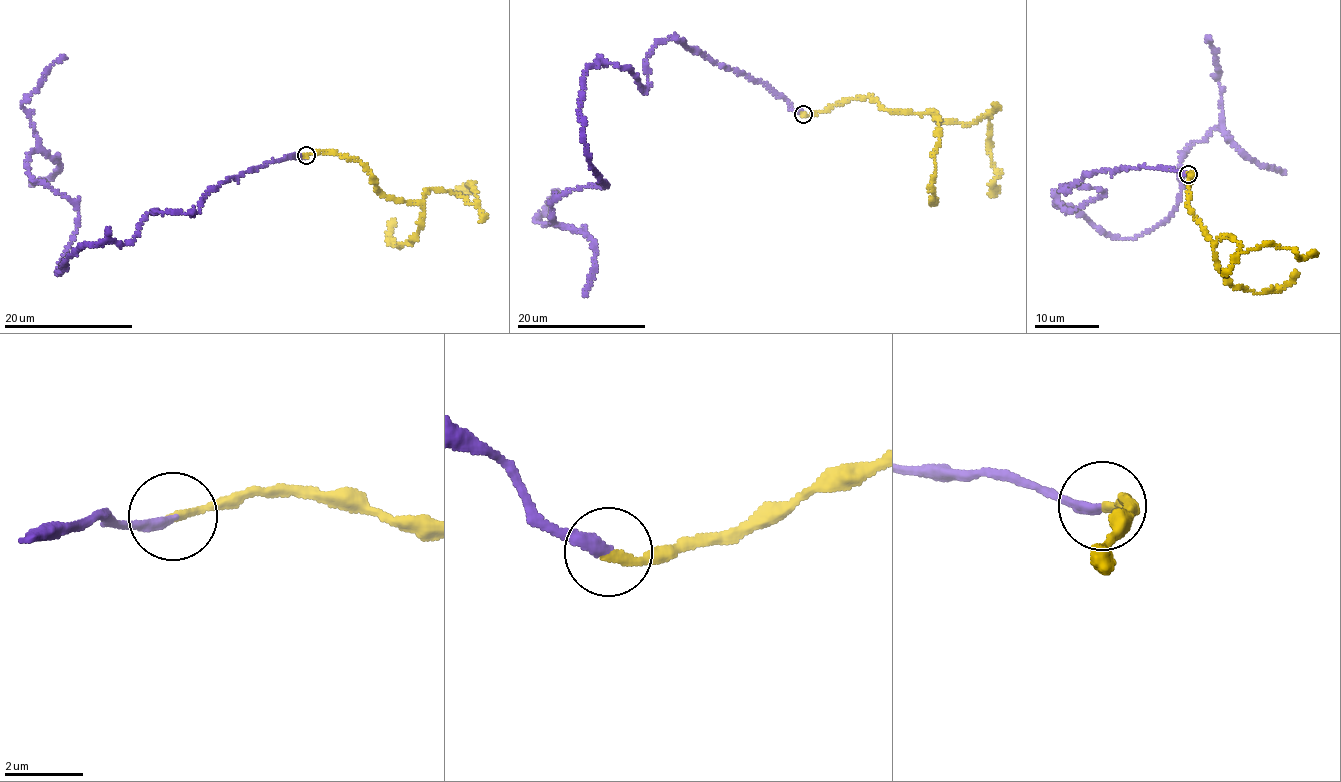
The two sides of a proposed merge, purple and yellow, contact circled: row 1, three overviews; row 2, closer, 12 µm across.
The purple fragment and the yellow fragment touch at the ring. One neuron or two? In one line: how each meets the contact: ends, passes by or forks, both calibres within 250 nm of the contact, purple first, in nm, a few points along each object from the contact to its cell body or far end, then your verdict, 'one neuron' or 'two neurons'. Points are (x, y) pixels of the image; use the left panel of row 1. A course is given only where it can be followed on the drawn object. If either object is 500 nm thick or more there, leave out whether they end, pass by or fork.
purple ends; yellow ends; calibres 280 and 220 nm; course purple (306, 155), (57, 270), (78, 209), (30, 175), (22, 102), (65, 56); course yellow (306, 155), (358, 161), (403, 200), (438, 189), (474, 201), (467, 184); one neuron

